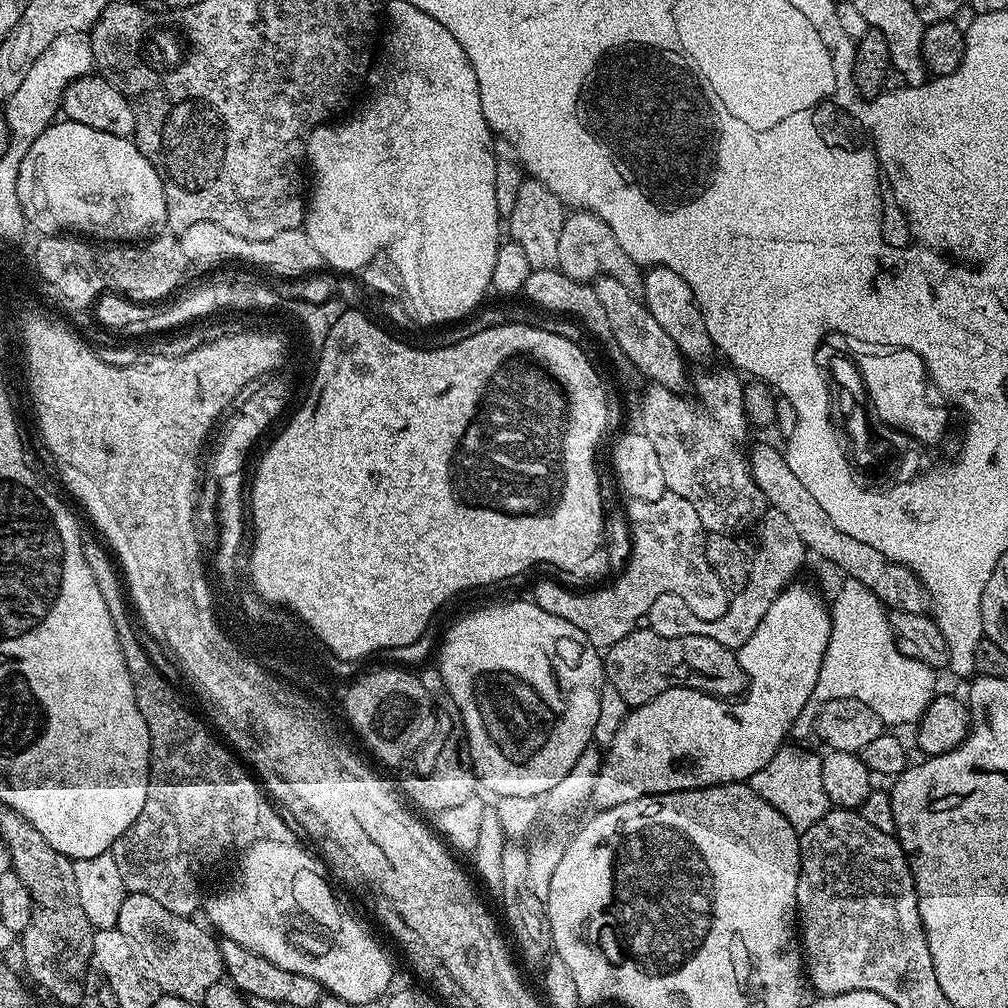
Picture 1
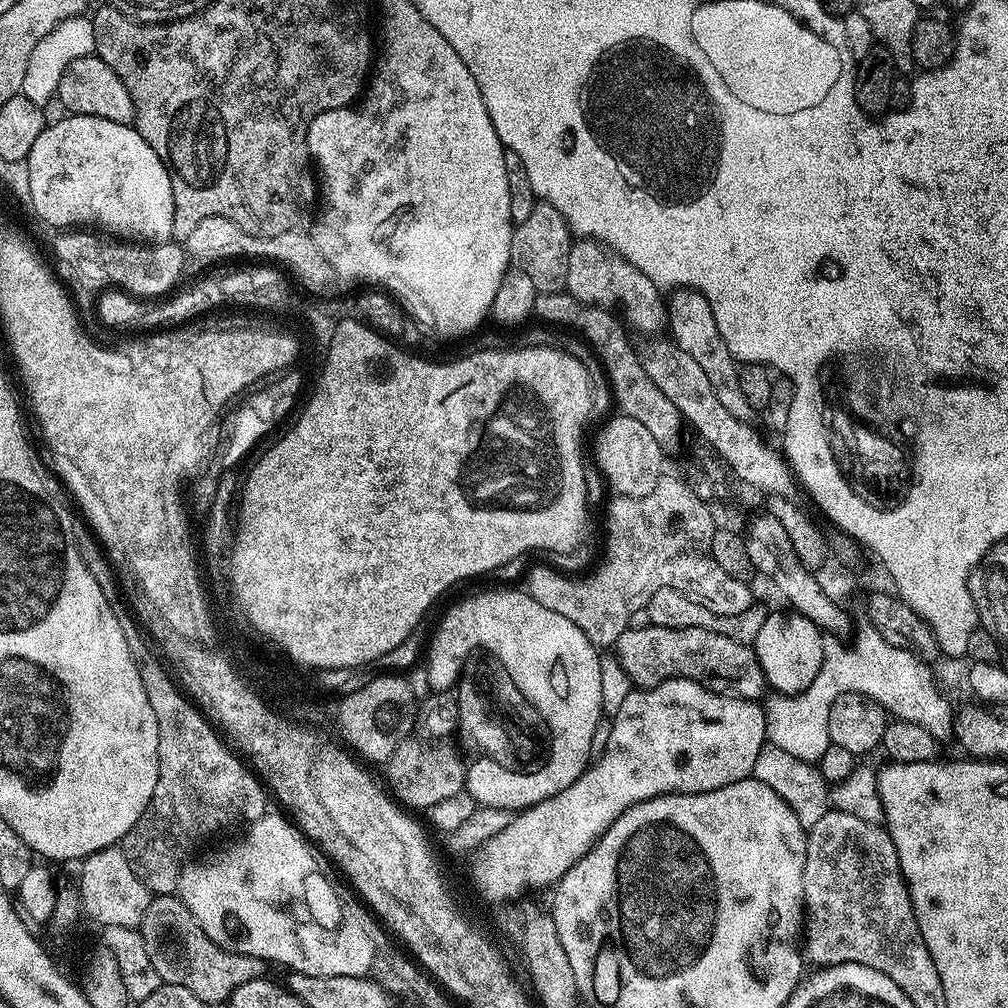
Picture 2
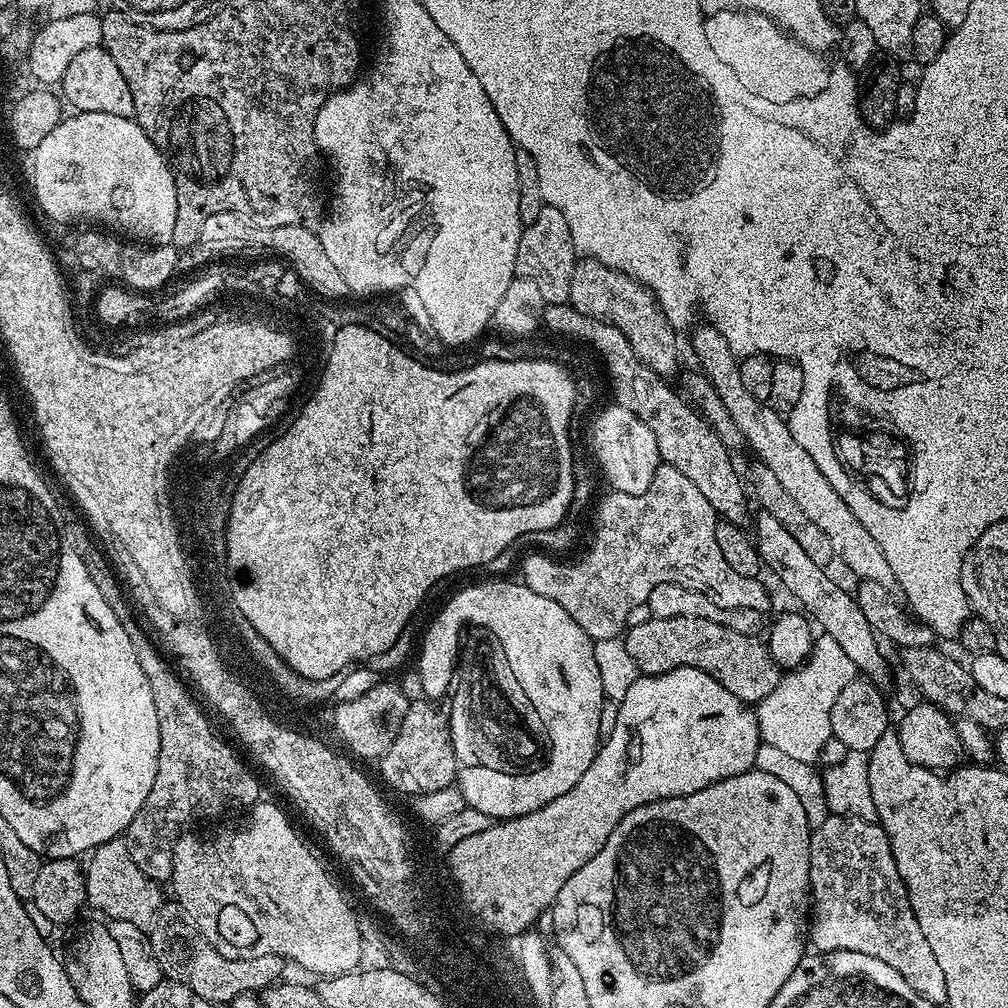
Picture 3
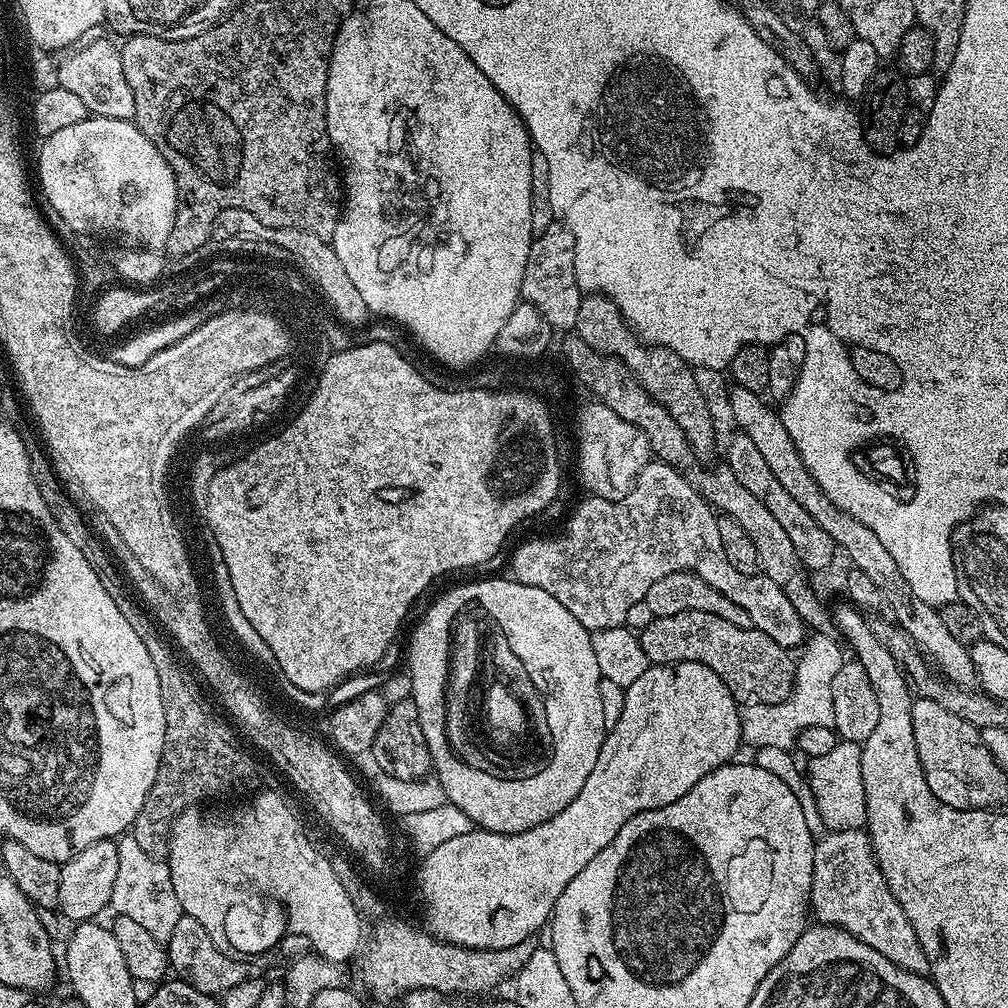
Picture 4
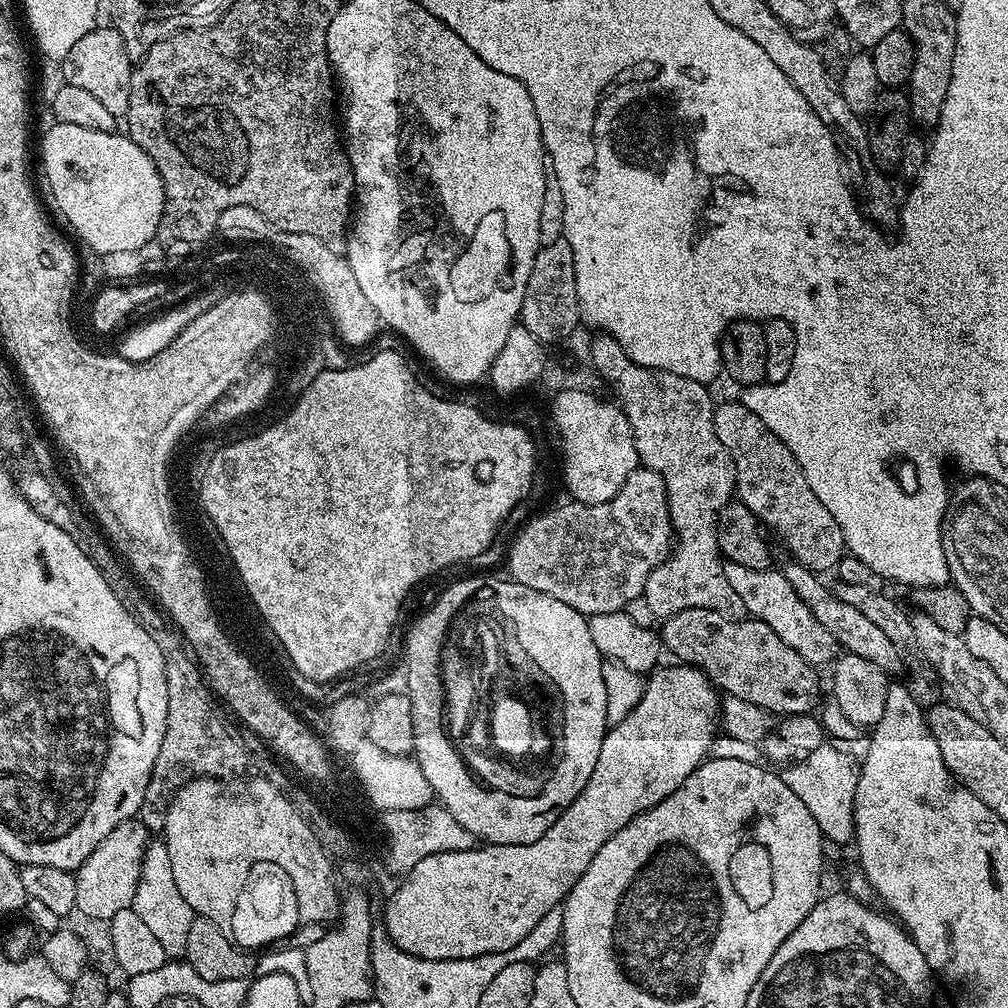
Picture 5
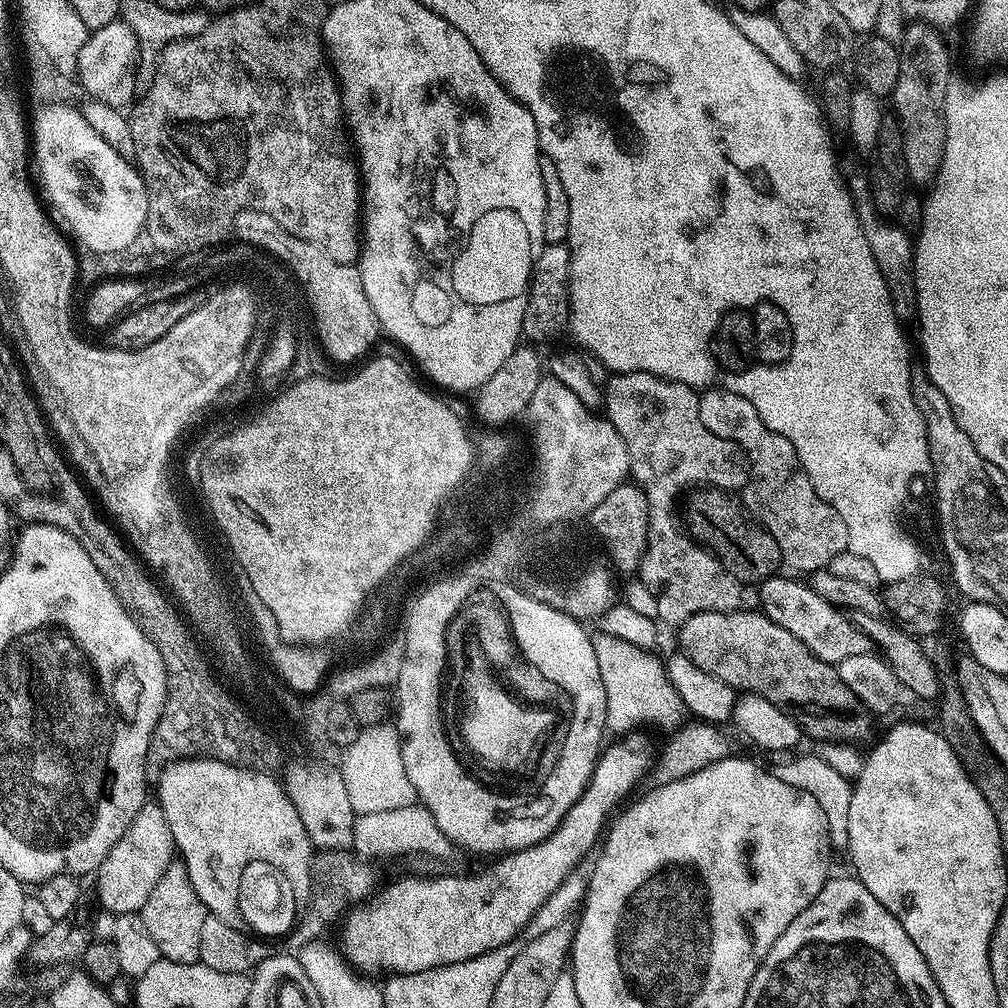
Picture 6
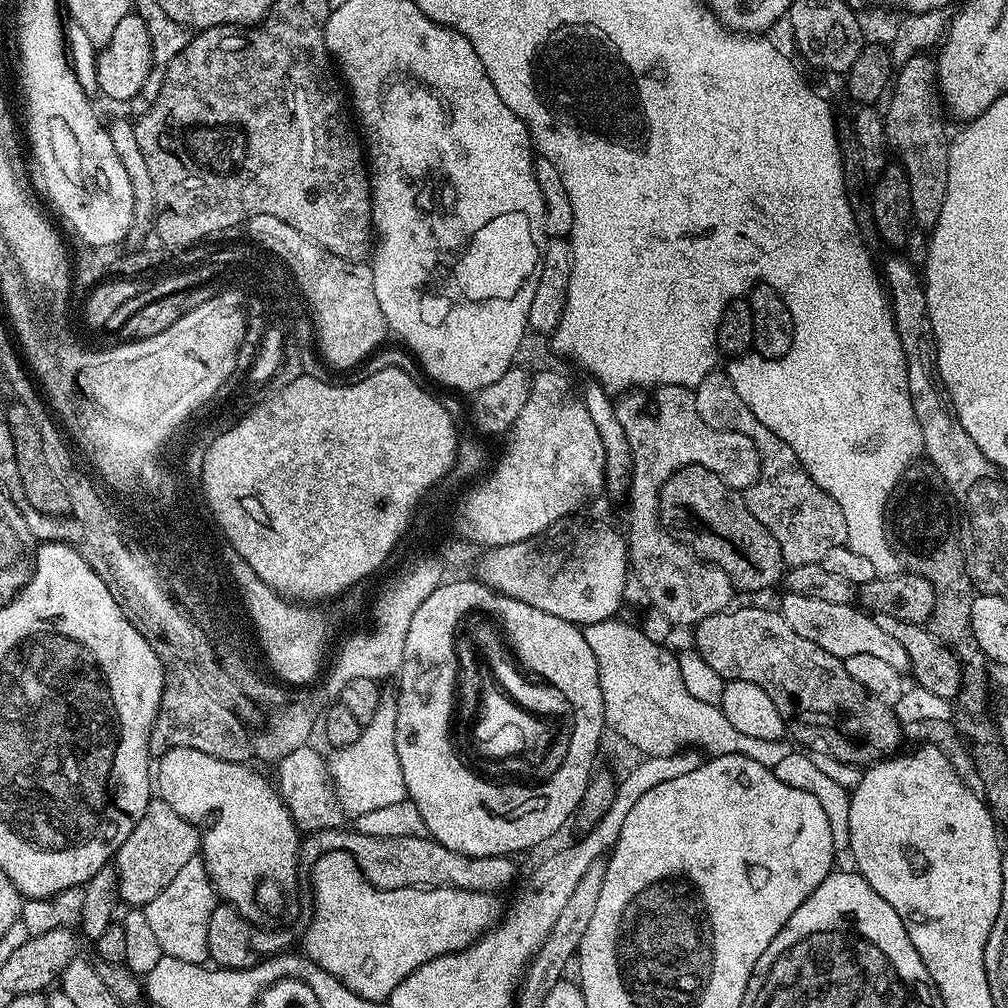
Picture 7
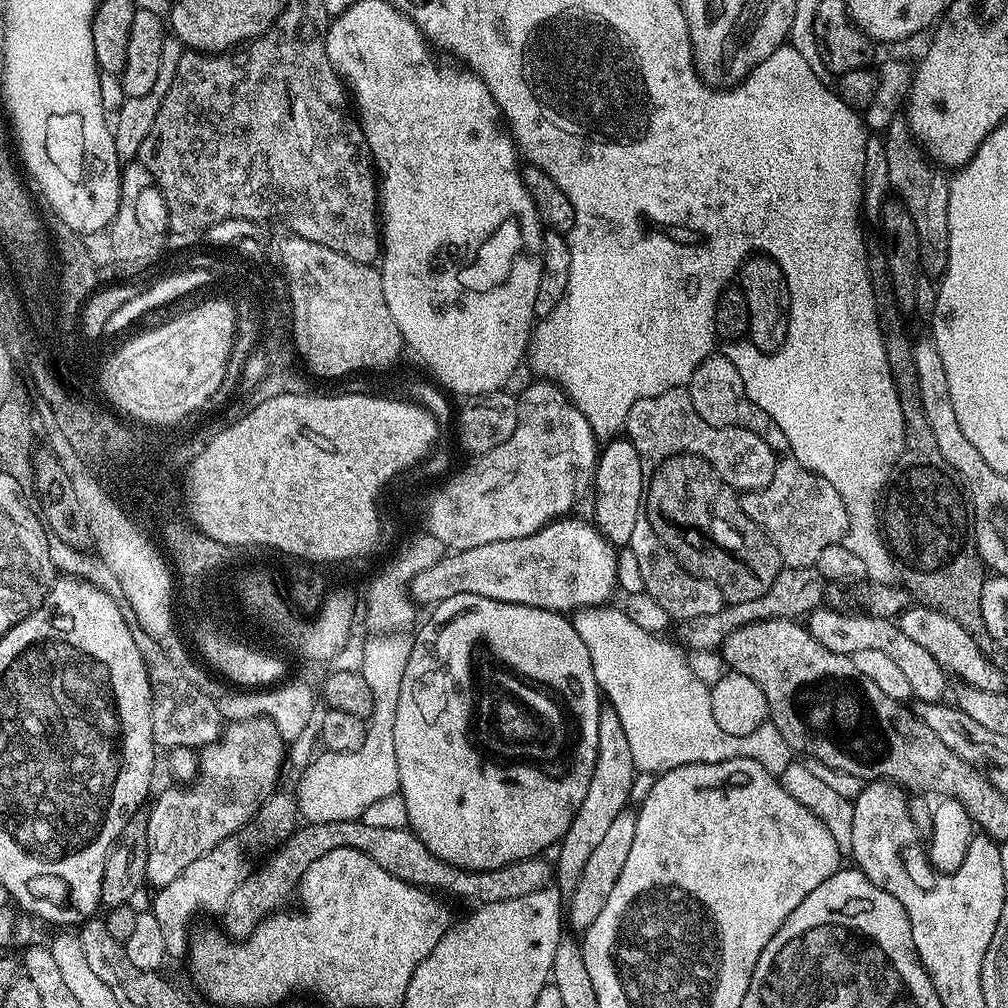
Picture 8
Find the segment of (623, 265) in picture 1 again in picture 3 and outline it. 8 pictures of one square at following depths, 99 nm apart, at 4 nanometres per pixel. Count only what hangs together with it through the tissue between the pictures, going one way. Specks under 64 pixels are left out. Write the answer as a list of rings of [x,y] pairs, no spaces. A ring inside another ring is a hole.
[[[581,259],[574,270],[574,282],[570,282],[568,303],[582,314],[616,324],[618,330],[626,334],[634,354],[638,354],[638,358],[650,370],[654,370],[654,374],[665,378],[677,375],[676,367],[680,364],[680,352],[676,349],[677,333],[664,317],[654,293],[633,276],[614,270],[601,260]]]

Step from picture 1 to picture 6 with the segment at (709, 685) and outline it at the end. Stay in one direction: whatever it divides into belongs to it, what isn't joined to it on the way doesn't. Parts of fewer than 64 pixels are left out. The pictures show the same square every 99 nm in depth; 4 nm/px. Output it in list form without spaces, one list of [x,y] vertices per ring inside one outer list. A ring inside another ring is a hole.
[[[759,610],[746,611],[706,612],[686,618],[678,628],[680,648],[684,651],[681,653],[694,662],[698,670],[714,674],[714,678],[726,682],[737,693],[761,696],[779,708],[784,700],[804,704],[808,696],[812,696],[812,704],[816,704],[816,692],[820,692],[820,700],[832,696],[832,692],[836,692],[836,700],[852,693],[848,688],[840,688],[842,678],[839,671],[802,646],[790,630],[782,630],[778,622],[770,622],[770,618]]]

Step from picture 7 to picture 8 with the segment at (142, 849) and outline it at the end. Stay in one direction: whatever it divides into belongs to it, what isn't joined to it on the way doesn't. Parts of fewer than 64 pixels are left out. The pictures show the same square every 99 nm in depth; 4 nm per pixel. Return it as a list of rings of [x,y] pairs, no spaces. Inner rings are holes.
[[[259,718],[231,721],[220,733],[219,740],[199,749],[198,771],[195,780],[187,786],[172,786],[176,788],[166,789],[157,798],[156,805],[146,814],[148,818],[146,826],[148,857],[144,878],[149,885],[153,884],[153,889],[158,890],[174,882],[174,878],[178,878],[178,874],[182,874],[182,870],[186,870],[186,866],[194,862],[194,858],[202,858],[202,854],[214,850],[214,846],[218,846],[223,840],[235,837],[235,832],[247,820],[249,823],[255,817],[261,806],[268,801],[269,796],[277,791],[276,779],[279,778],[280,767],[284,764],[284,747],[286,747],[286,741],[280,736],[272,721]]]

